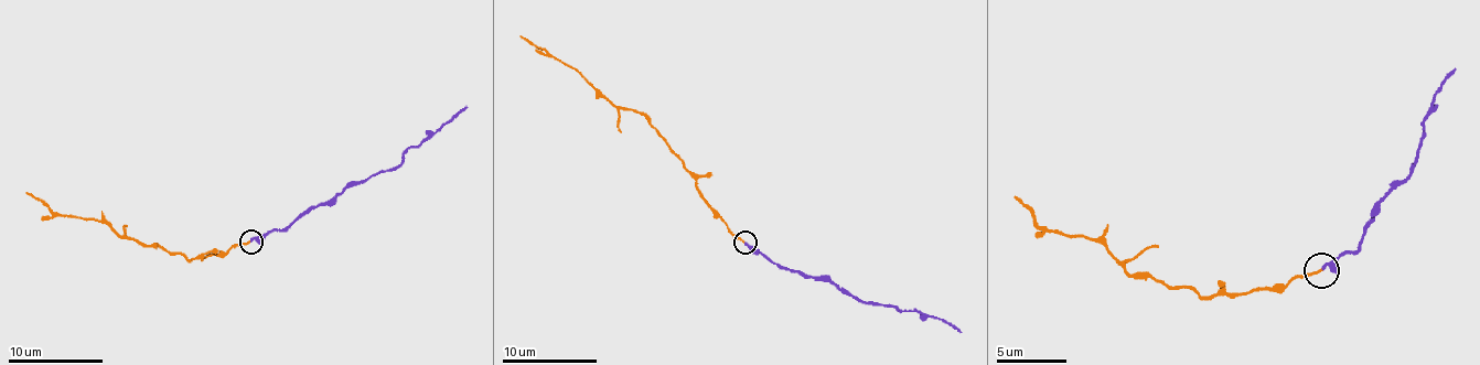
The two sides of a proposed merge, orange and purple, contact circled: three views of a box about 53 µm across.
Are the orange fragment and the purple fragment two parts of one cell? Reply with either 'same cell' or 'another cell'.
another cell

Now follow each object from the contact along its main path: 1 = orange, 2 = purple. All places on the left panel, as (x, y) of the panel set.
1: (250, 242), (191, 260), (131, 238), (120, 238), (104, 222), (56, 215), (25, 191)
2: (250, 242), (290, 227), (319, 205), (333, 201), (347, 186), (395, 170), (411, 147), (430, 139), (468, 106)

